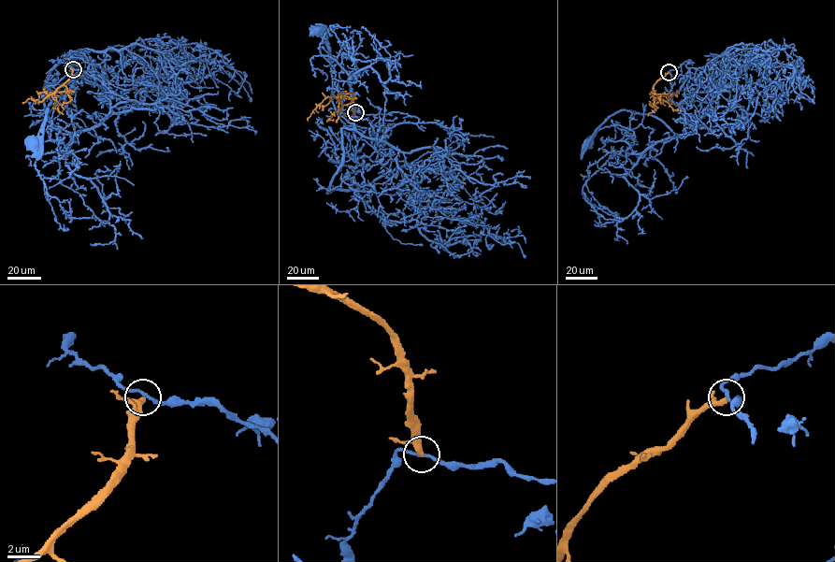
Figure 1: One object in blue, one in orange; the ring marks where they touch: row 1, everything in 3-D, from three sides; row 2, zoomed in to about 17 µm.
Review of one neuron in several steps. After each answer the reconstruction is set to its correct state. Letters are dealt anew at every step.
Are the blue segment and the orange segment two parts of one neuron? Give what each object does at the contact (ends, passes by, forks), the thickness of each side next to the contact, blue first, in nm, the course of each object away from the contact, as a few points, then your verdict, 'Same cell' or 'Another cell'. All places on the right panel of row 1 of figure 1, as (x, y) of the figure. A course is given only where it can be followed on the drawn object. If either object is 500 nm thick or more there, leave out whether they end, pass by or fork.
At the ring blue passes by. At the ring orange ends. Thickness 170 nm (blue) against 360 nm. Course of blue: (669, 72), (669, 97), (680, 103), (696, 125), (693, 131), (676, 134), (652, 116), (620, 110), (587, 143). Course of orange: (669, 72), (653, 87), (654, 102), (668, 100), (677, 106). Another cell

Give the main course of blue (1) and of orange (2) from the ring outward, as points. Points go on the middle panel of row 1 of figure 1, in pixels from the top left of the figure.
1: (355, 112), (398, 112), (419, 121), (393, 125), (380, 139), (363, 136), (335, 108), (329, 47), (319, 31)
2: (355, 112), (353, 101), (346, 96), (327, 96), (308, 121)

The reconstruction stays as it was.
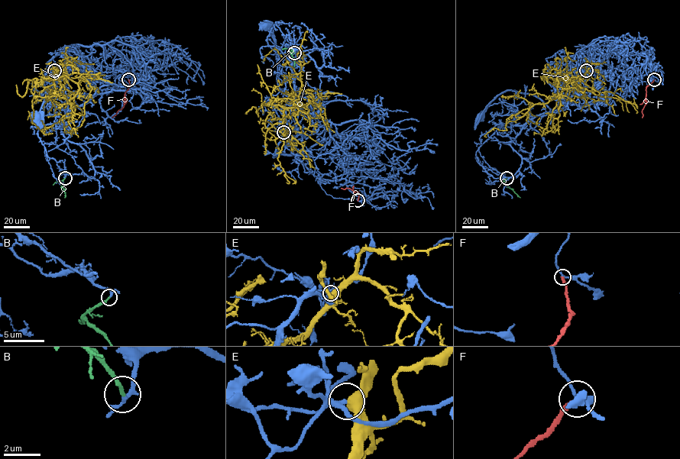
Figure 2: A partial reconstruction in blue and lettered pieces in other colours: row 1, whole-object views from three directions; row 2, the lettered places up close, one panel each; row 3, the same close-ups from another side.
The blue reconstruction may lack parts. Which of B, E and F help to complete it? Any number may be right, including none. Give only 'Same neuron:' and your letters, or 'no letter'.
Same neuron: B

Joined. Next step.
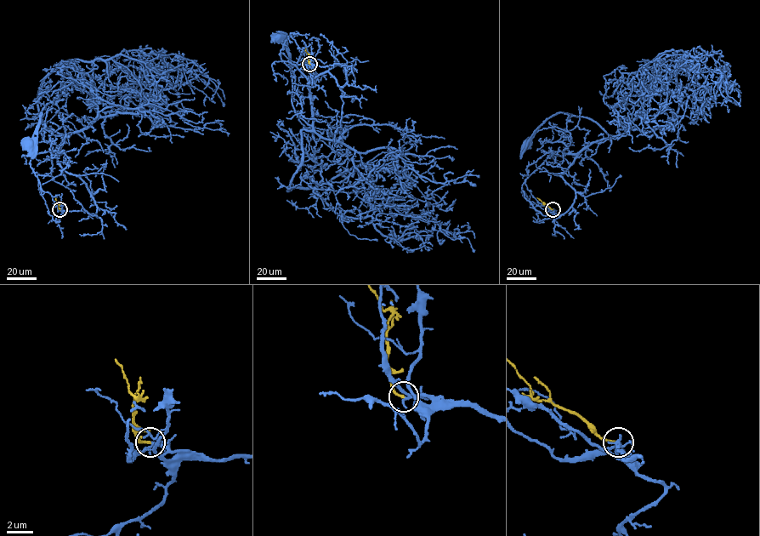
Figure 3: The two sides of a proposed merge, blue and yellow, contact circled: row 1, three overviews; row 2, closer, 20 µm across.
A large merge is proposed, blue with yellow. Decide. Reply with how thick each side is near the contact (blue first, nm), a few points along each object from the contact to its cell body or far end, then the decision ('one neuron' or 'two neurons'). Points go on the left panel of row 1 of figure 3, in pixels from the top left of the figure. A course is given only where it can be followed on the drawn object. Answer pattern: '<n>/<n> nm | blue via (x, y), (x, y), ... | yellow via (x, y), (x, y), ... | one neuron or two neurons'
180/190 nm | blue via (59, 209), (94, 214), (97, 207), (87, 185), (59, 162), (62, 137), (46, 128), (41, 112), (30, 144) | yellow via (59, 209), (56, 197) | one neuron

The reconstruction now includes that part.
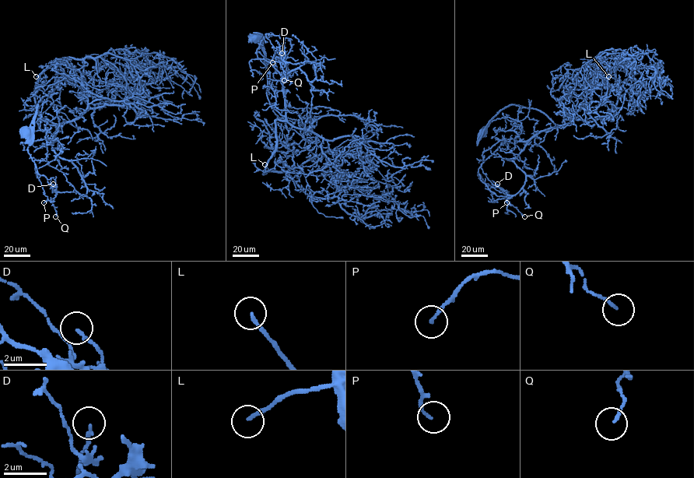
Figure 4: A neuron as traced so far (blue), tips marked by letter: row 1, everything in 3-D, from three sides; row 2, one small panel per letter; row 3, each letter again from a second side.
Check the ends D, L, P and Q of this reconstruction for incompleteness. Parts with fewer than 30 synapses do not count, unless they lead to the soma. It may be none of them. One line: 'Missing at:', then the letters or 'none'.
Missing at: L

